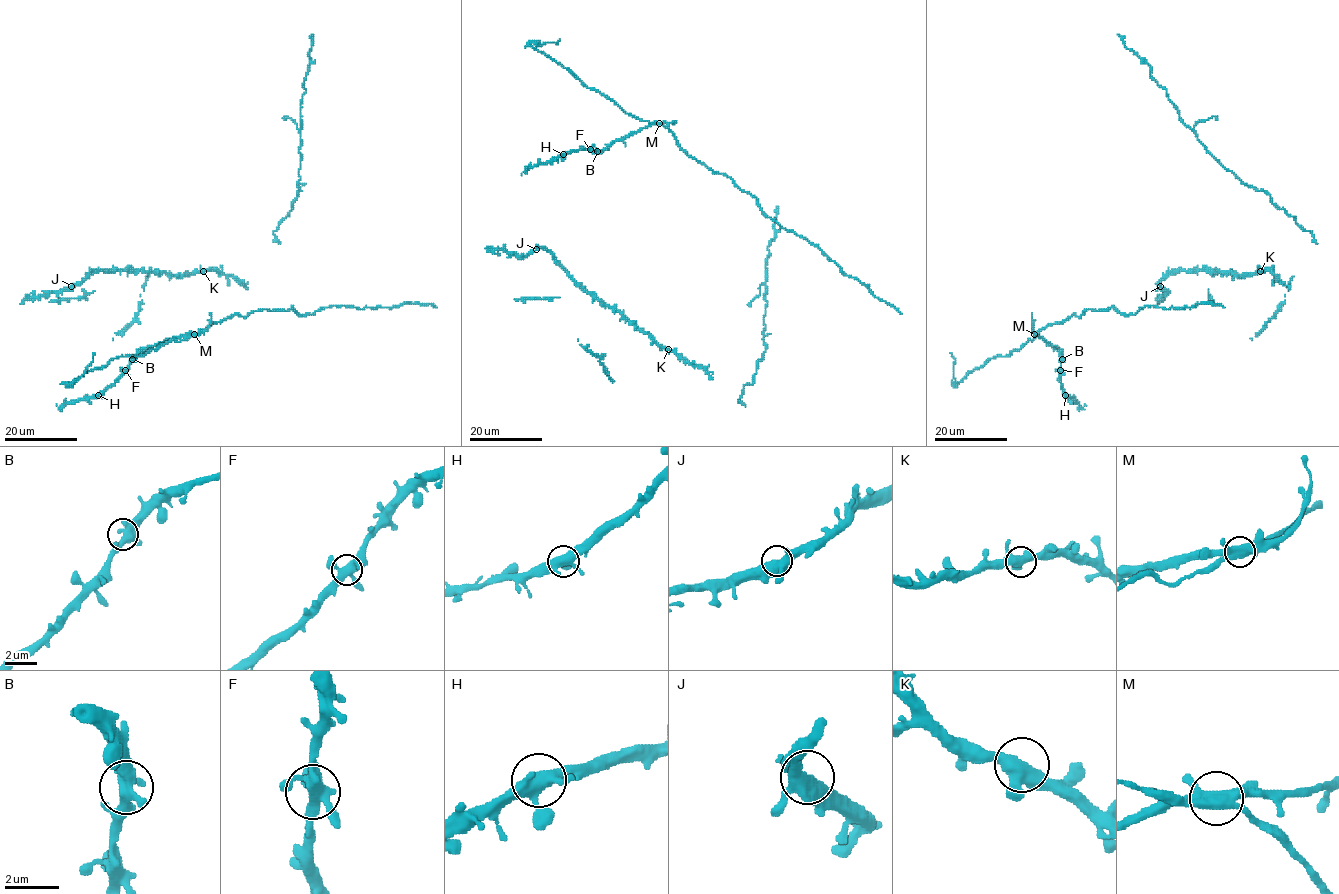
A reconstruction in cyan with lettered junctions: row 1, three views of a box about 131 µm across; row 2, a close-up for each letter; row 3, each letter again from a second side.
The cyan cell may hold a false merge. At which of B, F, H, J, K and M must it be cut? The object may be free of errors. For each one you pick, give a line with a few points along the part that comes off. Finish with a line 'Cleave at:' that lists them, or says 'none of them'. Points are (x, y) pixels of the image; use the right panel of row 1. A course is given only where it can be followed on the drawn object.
M: Course of the part to remove: (1034, 334), (1090, 309), (1114, 308), (1128, 315), (1146, 306), (1169, 309), (1208, 303), (1225, 308)
Cleave at: M

